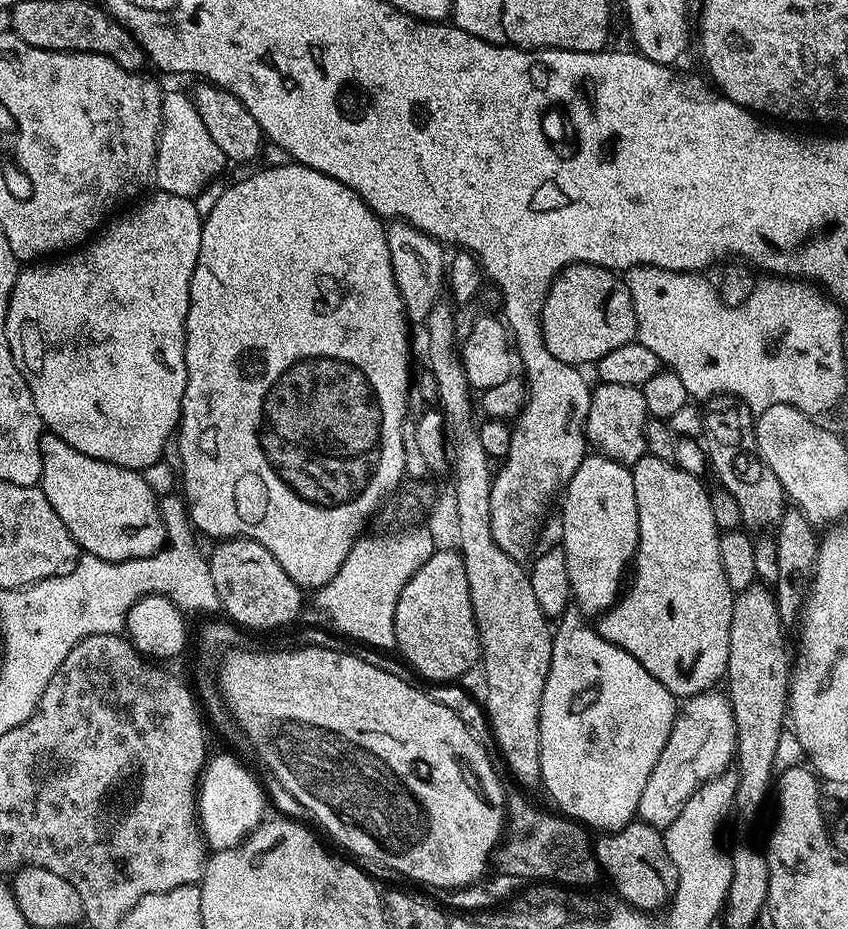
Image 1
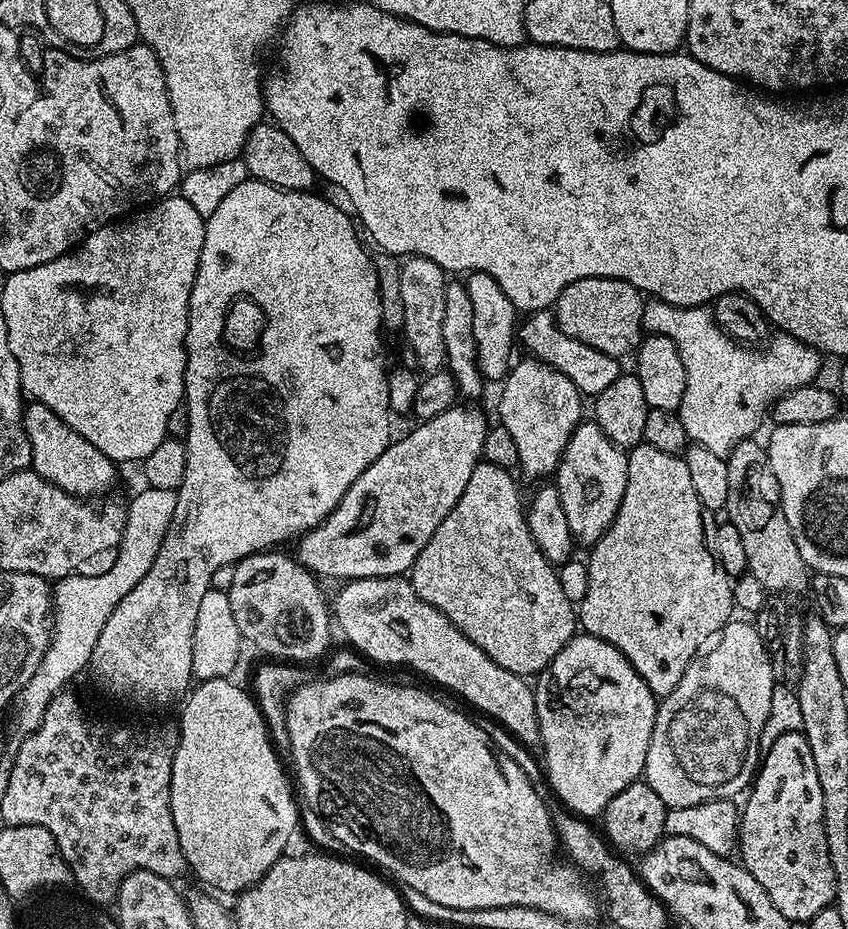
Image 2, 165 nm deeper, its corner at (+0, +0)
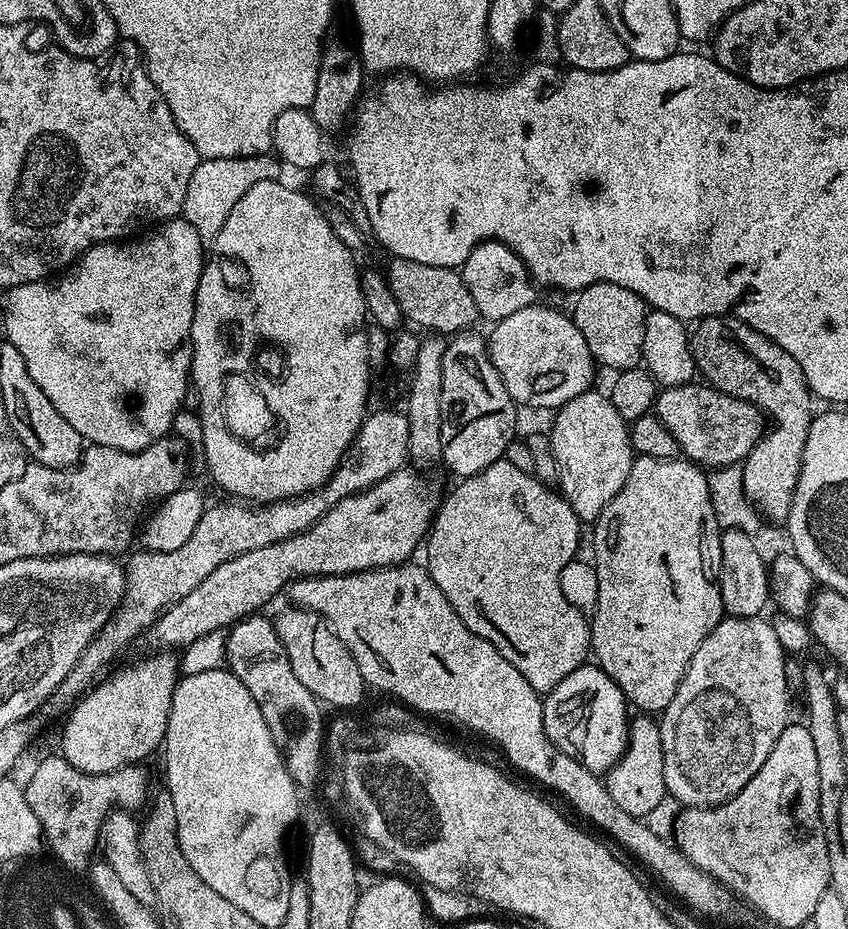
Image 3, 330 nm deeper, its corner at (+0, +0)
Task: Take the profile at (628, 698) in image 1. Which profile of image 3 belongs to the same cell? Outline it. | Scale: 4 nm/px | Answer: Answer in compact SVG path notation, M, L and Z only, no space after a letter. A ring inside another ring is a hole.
M585 662L574 674L566 674L543 701L546 734L558 750L597 774L607 774L620 761L628 744L630 705L622 690L595 663Z

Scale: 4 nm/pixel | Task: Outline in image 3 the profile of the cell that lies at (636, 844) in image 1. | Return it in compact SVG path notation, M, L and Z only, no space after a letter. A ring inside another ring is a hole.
M640 714L628 725L628 744L620 761L606 774L610 798L626 810L626 814L641 818L650 814L667 793L662 766L662 734L659 723L651 715Z

